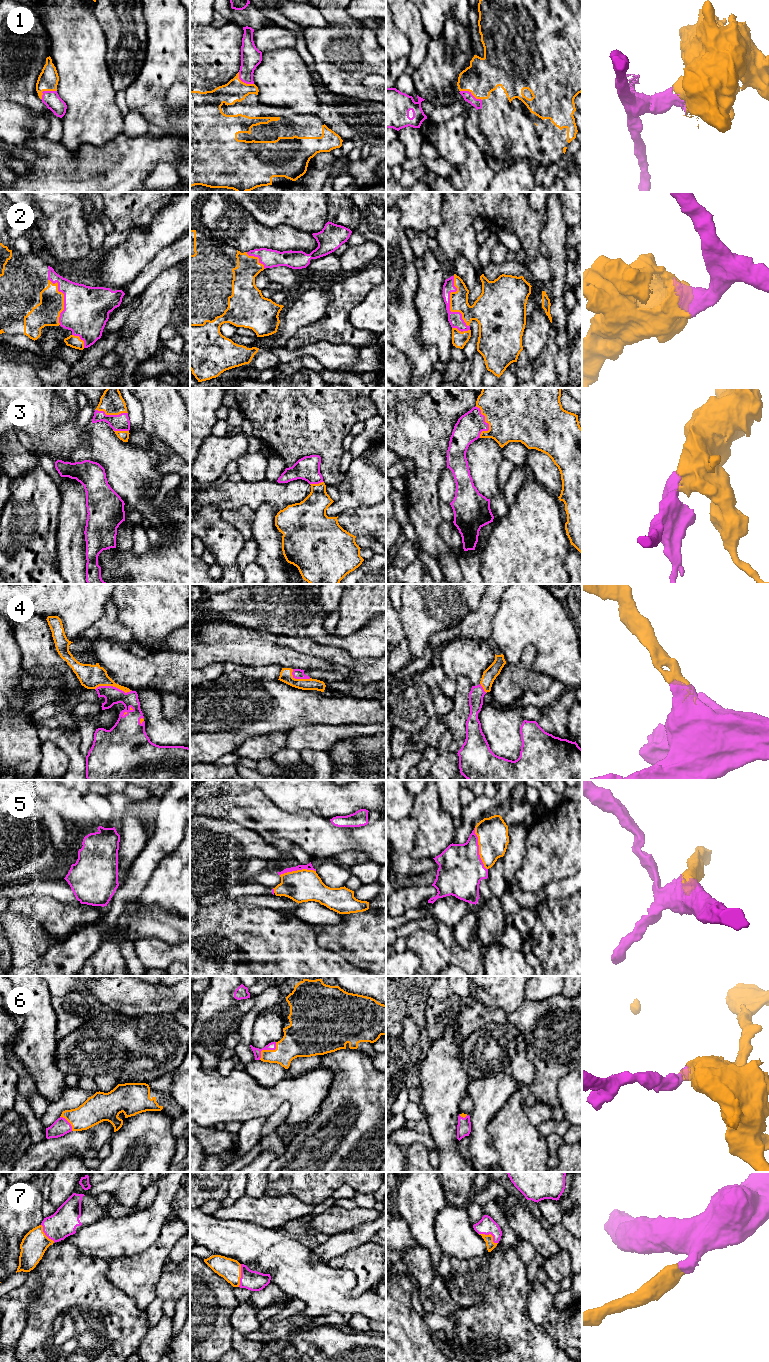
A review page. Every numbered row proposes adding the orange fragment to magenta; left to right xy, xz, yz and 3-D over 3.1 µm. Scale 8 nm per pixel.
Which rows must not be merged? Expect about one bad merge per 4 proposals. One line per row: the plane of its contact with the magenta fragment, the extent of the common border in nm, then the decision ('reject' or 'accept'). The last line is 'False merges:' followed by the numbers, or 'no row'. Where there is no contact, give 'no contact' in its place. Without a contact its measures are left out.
1: meets magenta in yz; contact 190 nm long; accept
2: meets magenta in yz; contact 420 nm long; accept
3: meets magenta in yz; contact 260 nm long; accept
4: meets magenta in xy; contact 300 nm long; accept
5: meets magenta in yz; contact 360 nm long; accept
6: meets magenta in xz; contact 200 nm long; accept
7: meets magenta in yz; contact 170 nm long; accept
False merges: no row

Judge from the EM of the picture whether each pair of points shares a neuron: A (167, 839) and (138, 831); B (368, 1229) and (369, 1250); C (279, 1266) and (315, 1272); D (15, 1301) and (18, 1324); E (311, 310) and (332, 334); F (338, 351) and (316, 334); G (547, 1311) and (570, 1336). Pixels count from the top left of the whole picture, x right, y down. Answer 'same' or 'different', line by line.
A: different
B: different
C: same
D: same
E: different
F: different
G: same

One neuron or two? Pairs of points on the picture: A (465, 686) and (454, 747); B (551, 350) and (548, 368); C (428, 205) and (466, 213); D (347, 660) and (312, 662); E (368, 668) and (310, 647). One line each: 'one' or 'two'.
A: one
B: one
C: two
D: two
E: one

